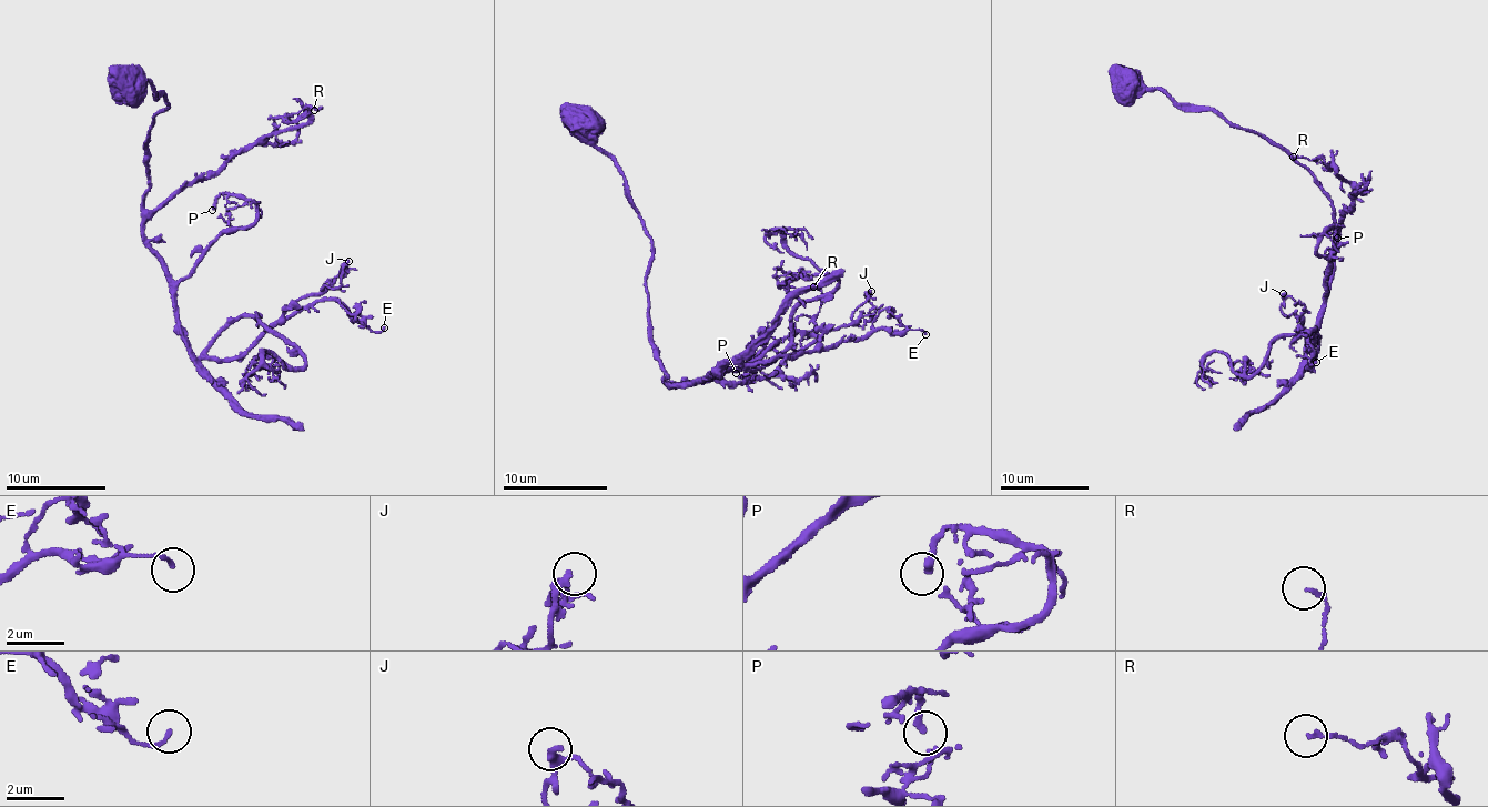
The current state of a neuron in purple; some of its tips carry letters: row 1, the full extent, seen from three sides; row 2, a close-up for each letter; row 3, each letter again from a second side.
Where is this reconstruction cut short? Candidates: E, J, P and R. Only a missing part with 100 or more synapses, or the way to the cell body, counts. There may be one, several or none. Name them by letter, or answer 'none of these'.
none of these

